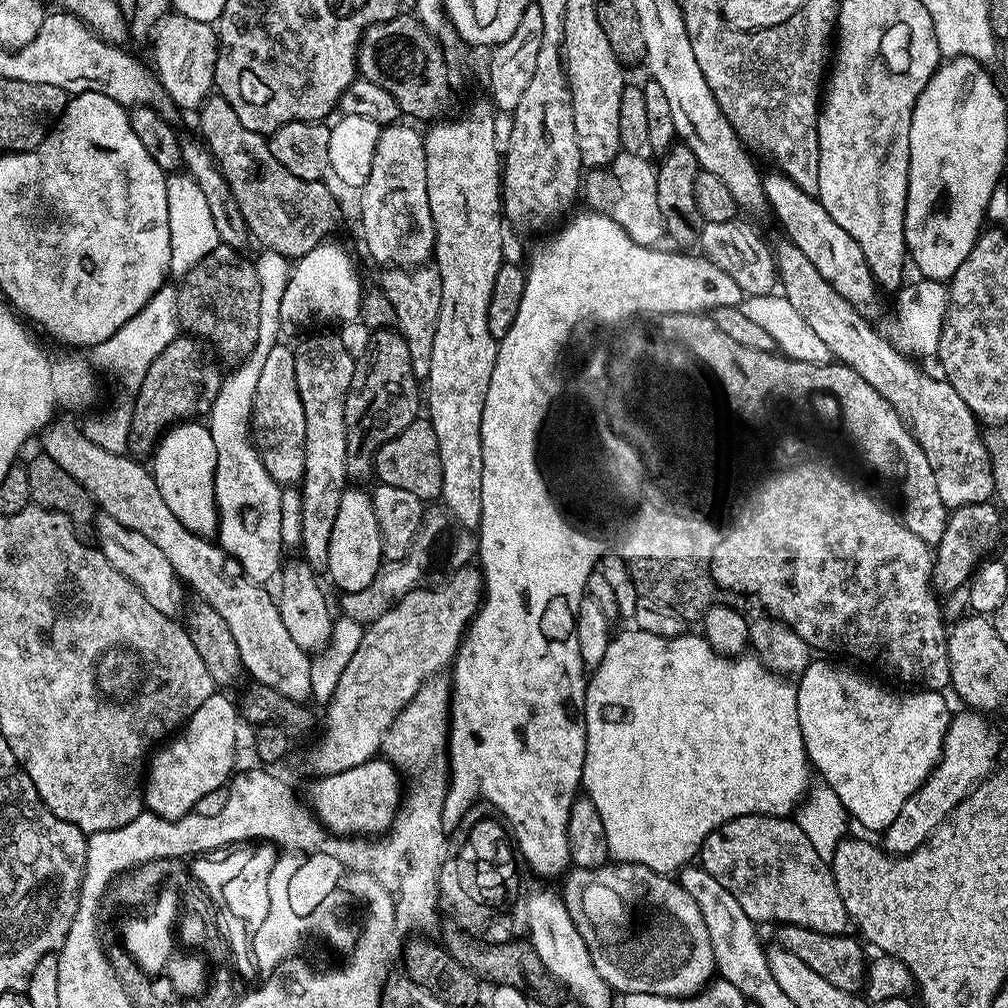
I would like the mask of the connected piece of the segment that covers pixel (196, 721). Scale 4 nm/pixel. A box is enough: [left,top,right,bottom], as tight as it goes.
[142,694,238,819]

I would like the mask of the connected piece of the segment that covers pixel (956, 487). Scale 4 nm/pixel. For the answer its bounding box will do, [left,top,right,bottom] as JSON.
[774,242,995,510]

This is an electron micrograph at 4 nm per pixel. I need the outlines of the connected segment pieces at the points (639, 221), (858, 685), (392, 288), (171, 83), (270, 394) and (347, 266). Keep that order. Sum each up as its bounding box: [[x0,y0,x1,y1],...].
[[582,151,665,246],[796,658,950,834],[379,267,442,378],[150,14,220,110],[252,359,305,486],[281,243,362,329]]

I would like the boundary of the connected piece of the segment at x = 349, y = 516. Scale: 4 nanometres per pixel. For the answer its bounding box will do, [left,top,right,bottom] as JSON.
[327,490,384,593]

